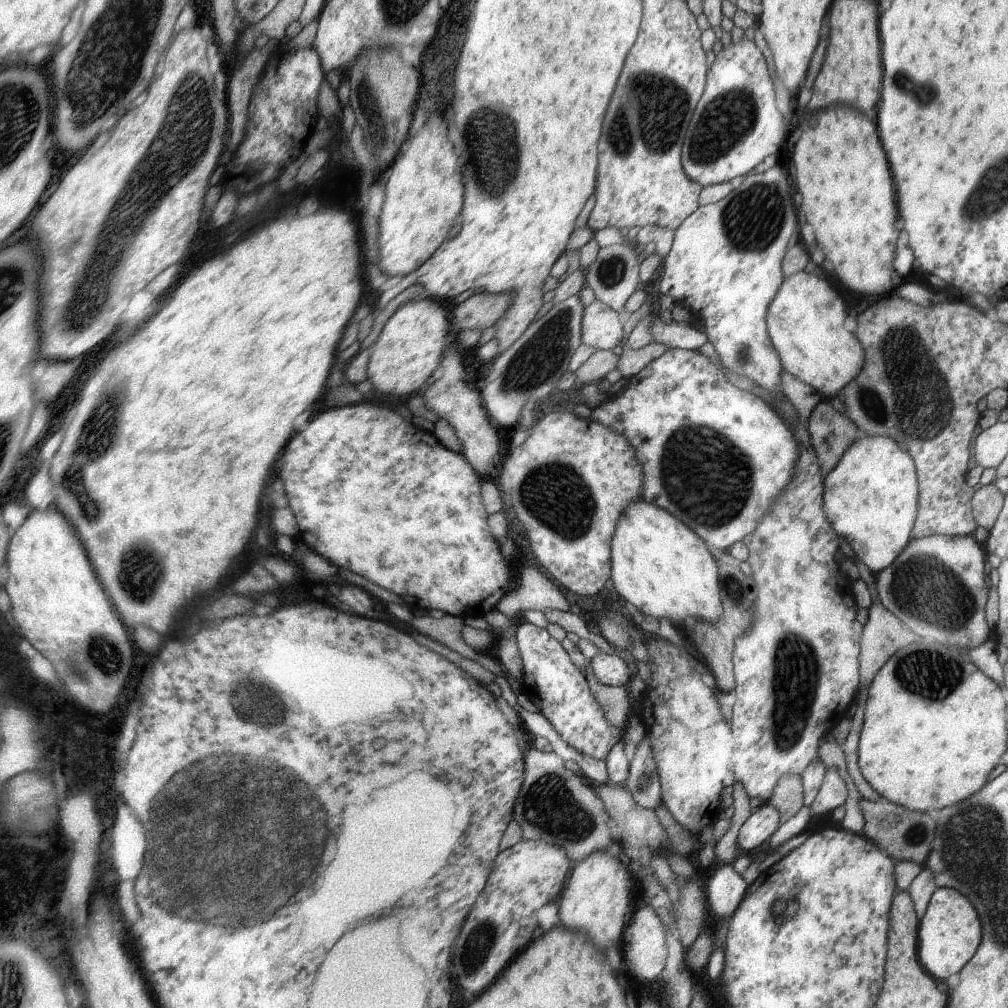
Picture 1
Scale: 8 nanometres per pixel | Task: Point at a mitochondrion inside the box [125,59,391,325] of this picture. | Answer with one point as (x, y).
(366, 93)

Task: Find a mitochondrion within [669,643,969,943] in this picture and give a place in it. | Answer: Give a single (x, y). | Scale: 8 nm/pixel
(932, 674)

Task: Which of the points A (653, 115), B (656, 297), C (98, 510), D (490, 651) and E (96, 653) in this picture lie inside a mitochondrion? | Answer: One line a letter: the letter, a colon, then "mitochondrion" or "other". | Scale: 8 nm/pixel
A: mitochondrion
B: other
C: other
D: other
E: mitochondrion

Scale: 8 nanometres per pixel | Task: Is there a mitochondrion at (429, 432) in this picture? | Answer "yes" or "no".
no

